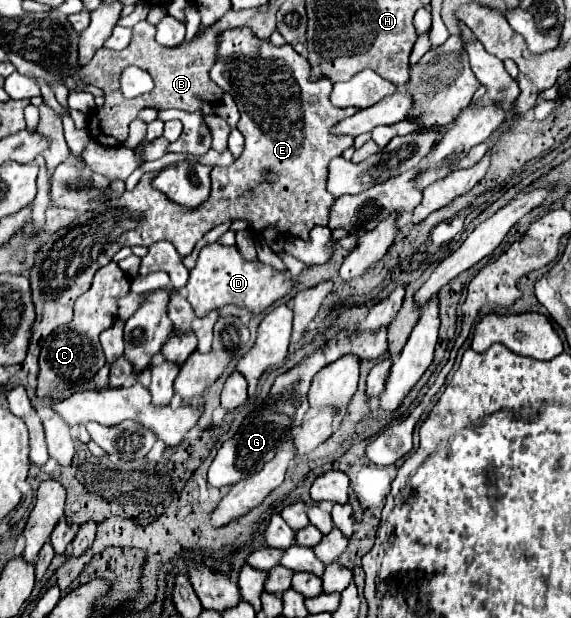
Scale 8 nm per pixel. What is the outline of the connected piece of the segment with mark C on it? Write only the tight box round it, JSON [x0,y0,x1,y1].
[37,262,131,396]

